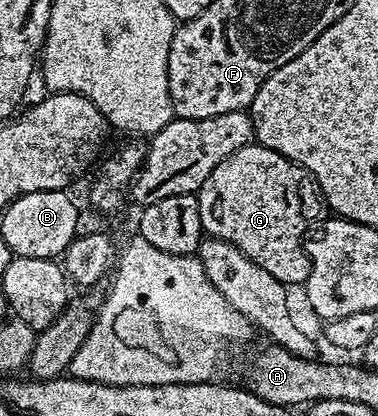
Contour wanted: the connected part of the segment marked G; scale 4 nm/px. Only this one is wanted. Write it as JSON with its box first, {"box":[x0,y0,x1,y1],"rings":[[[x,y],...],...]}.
{"box":[197,142,325,285],"rings":[[[252,142],[237,150],[237,154],[229,154],[229,158],[225,158],[225,162],[221,162],[221,166],[217,166],[213,174],[209,174],[209,178],[205,178],[197,195],[201,210],[201,226],[206,235],[216,236],[237,246],[241,254],[257,262],[260,272],[273,274],[273,278],[277,278],[282,284],[306,285],[311,260],[303,248],[303,235],[307,233],[312,222],[320,219],[319,211],[324,211],[325,208],[319,195],[319,183],[311,177],[311,173],[263,144]]]}

